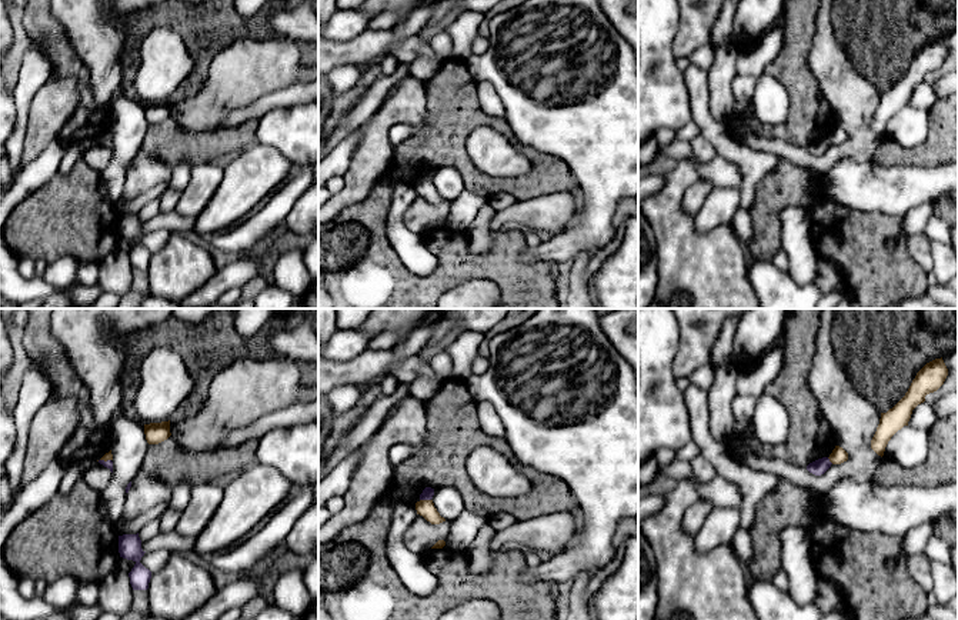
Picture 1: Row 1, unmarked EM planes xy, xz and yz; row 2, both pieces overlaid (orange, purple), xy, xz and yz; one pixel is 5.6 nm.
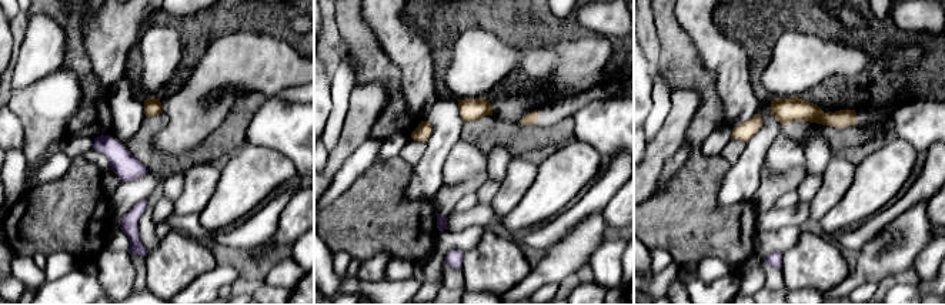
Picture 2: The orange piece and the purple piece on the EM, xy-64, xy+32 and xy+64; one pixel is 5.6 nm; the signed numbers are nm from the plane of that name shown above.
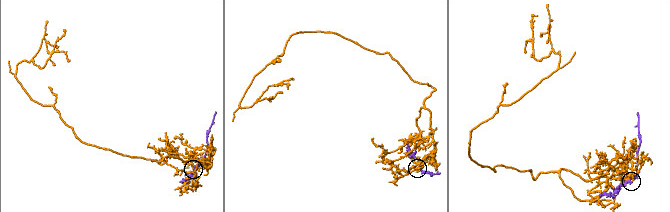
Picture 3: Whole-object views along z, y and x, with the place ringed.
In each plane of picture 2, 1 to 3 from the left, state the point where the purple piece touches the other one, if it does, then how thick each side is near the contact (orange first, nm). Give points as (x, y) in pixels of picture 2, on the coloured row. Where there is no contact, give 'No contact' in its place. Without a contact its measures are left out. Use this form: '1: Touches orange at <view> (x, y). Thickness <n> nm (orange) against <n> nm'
1: No contact
2: No contact
3: No contact

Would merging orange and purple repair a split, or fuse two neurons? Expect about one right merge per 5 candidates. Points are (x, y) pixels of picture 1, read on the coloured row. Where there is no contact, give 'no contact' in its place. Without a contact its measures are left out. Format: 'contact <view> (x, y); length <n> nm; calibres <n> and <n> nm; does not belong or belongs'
contact xz (426, 500); length 60 nm; calibres 100 and 70 nm; does not belong

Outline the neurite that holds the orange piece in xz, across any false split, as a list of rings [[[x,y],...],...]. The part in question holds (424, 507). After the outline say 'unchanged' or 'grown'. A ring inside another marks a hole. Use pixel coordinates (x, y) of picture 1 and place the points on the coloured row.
[[[420,500],[415,503],[417,514],[423,516],[431,524],[440,524],[445,521],[434,507],[433,500]]]; unchanged

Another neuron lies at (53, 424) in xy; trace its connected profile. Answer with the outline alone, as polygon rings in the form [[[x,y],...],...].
[[[70,397],[50,399],[30,423],[20,487],[34,480],[50,463],[79,424],[77,401]]]

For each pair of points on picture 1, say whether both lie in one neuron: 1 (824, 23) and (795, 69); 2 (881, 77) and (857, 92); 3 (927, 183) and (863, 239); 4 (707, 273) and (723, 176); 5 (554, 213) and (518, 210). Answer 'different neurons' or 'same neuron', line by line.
1: different neurons
2: different neurons
3: different neurons
4: different neurons
5: same neuron

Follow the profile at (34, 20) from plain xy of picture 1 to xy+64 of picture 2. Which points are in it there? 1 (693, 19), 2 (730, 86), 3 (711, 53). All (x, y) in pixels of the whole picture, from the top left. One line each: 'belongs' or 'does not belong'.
1: does not belong
2: does not belong
3: does not belong

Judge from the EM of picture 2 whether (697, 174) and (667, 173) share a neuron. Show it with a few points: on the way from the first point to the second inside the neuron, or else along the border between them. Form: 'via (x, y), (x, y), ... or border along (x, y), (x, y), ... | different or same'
border along (687, 141), (691, 147), (691, 157), (651, 195) | different

